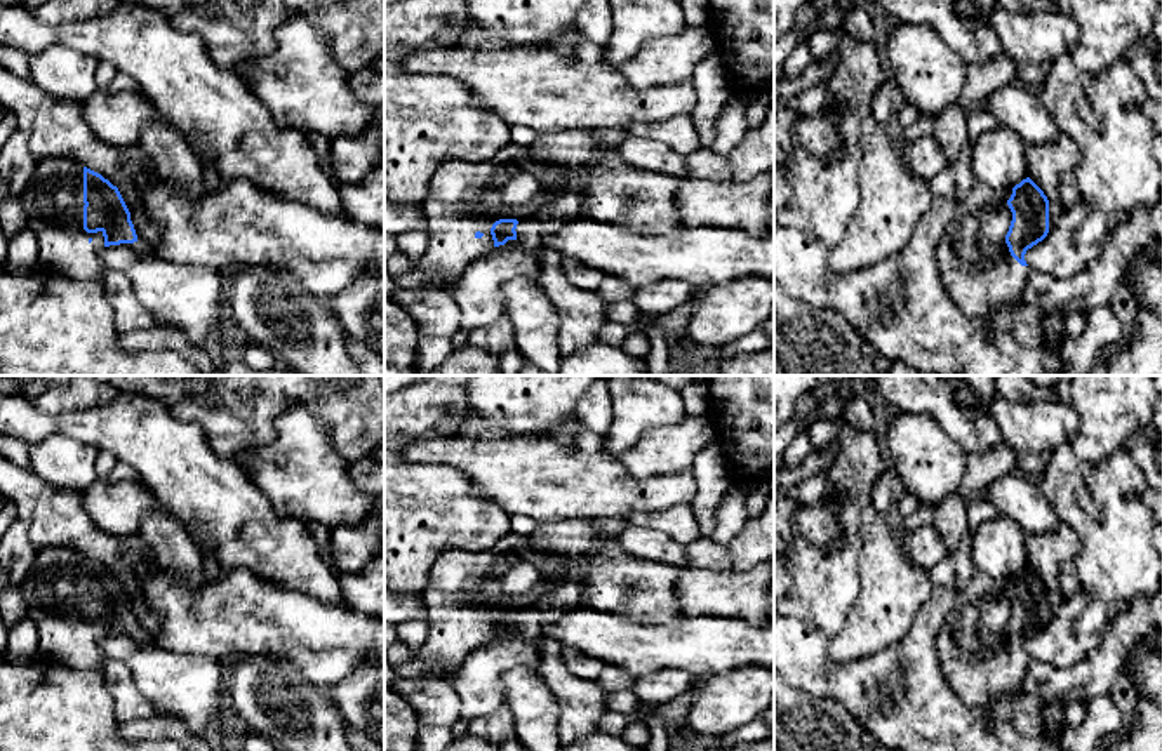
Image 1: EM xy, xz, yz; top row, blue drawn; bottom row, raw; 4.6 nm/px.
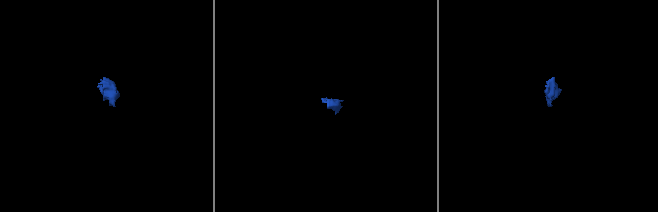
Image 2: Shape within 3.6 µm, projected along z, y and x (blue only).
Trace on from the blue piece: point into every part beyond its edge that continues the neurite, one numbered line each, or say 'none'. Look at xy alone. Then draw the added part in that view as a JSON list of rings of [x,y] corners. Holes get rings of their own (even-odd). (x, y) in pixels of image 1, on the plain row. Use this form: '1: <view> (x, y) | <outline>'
1: xy (53, 590) | [[[42,548],[19,586],[26,617],[37,626],[40,655],[73,669],[103,671],[103,621],[83,619],[83,555],[66,548]]]

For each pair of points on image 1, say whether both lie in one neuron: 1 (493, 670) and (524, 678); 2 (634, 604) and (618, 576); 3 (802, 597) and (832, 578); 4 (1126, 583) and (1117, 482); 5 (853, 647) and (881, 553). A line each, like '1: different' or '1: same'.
1: different
2: same
3: same
4: same
5: same

